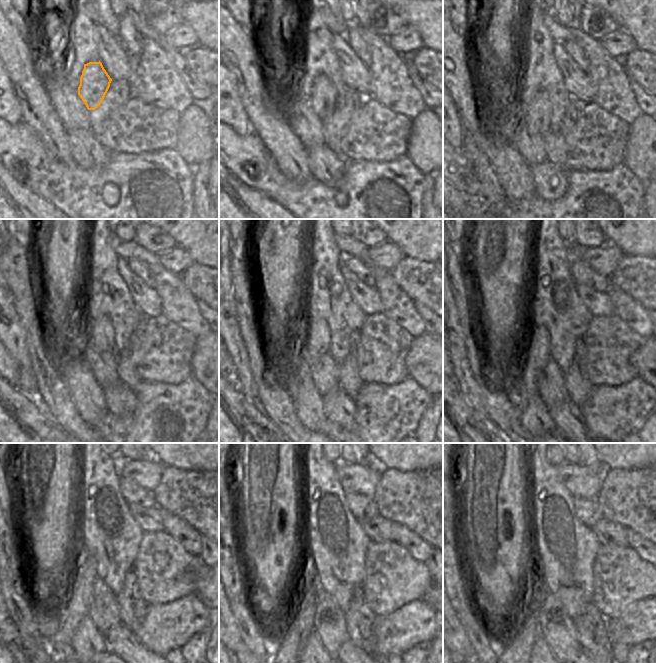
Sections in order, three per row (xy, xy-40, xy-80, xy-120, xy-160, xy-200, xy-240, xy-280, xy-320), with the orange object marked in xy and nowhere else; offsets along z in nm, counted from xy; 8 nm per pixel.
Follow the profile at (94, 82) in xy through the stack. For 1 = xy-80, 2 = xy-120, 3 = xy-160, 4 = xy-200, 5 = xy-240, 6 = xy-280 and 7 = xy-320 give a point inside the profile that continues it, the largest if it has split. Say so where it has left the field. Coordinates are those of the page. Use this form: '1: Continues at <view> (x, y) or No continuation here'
1: Continues at xy-80 (547, 99)
2: Continues at xy-120 (98, 329)
3: Continues at xy-160 (317, 342)
4: Continues at xy-200 (537, 353)
5: Continues at xy-240 (76, 607)
6: Continues at xy-280 (298, 618)
7: Continues at xy-320 (518, 642).

